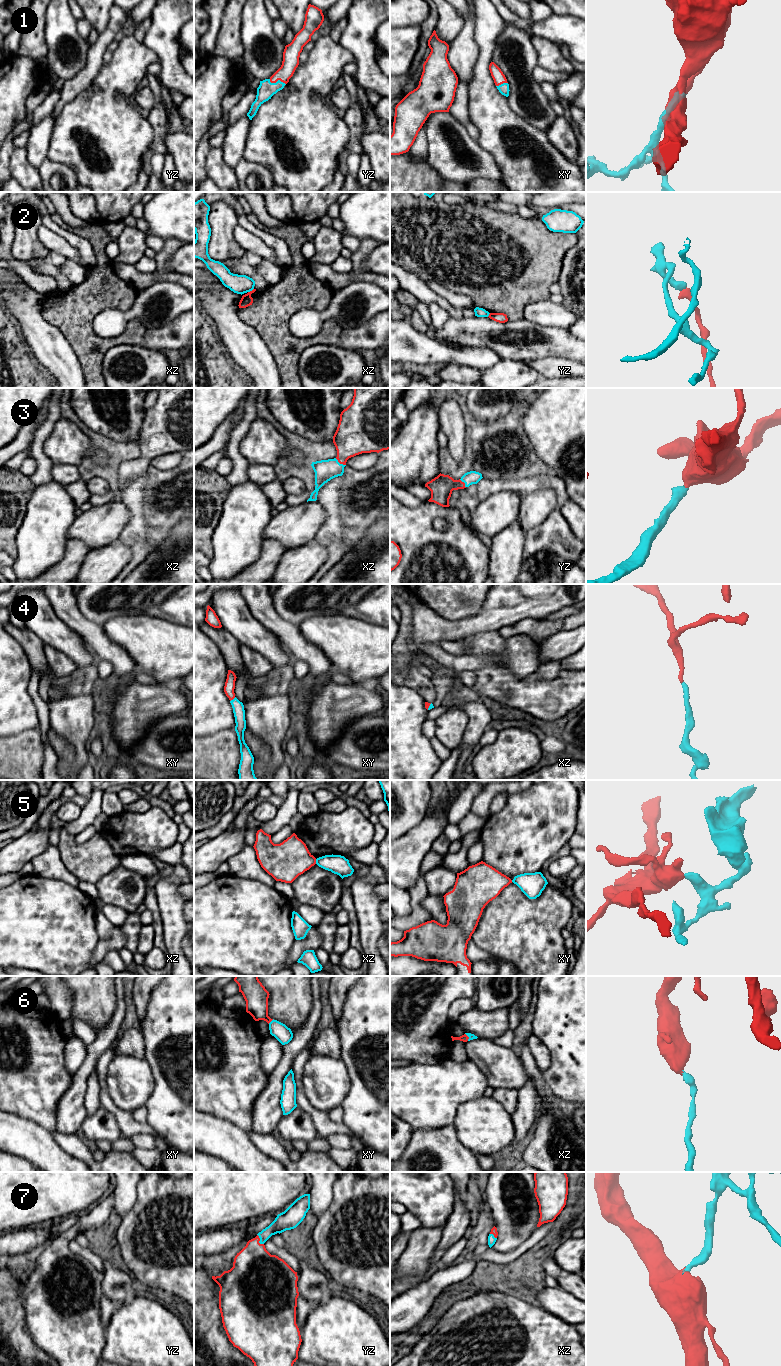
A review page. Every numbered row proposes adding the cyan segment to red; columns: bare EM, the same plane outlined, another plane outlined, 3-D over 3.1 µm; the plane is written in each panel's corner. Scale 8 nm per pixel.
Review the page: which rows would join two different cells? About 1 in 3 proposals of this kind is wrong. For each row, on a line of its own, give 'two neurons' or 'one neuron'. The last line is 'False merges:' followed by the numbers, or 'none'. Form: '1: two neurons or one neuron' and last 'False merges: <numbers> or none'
1: one neuron
2: two neurons
3: one neuron
4: one neuron
5: two neurons
6: one neuron
7: one neuron
False merges: 2, 5

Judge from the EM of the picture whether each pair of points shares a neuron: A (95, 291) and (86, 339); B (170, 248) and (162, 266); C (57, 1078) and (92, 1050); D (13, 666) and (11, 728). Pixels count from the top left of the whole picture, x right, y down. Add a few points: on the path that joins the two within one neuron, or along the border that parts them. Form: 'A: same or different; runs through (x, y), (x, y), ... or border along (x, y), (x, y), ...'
A: same; runs through (85, 303), (85, 327)
B: same; runs through (167, 252), (162, 258), (162, 262)
C: different; border along (73, 1076), (69, 1087), (61, 1097)
D: same; runs through (11, 681), (11, 713)

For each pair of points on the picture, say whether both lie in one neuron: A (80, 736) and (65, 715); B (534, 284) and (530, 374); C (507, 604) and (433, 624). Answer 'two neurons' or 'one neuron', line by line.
A: one neuron
B: two neurons
C: one neuron

